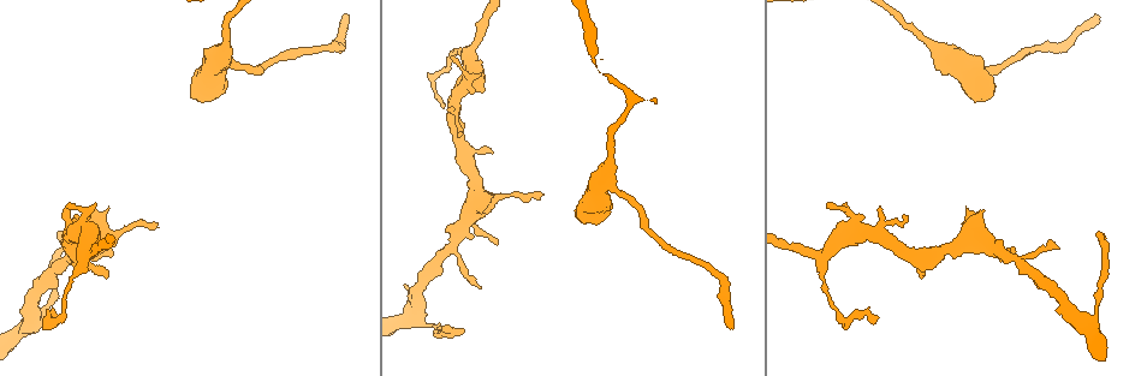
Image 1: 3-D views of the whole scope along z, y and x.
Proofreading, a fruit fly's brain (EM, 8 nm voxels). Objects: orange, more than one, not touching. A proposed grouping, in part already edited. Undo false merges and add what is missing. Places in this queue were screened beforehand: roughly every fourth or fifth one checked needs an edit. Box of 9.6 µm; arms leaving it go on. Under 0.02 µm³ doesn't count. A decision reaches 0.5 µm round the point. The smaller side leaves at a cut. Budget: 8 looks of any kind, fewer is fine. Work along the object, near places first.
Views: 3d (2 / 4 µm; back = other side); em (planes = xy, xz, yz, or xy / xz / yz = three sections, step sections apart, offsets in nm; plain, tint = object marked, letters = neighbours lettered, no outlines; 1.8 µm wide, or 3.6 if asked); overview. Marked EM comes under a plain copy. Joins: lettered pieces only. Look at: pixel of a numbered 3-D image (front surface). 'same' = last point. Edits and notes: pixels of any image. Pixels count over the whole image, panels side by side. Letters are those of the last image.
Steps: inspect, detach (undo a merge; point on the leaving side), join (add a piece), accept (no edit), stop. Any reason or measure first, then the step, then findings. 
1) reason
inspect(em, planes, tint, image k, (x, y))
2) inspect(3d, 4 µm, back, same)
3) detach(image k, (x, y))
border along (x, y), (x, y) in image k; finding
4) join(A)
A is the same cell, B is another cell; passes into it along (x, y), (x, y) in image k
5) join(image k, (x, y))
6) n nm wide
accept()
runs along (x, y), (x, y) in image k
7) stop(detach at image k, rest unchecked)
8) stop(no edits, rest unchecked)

end of a long branch
inspect(em, xz, step 4, letters, image 1, (732, 327))

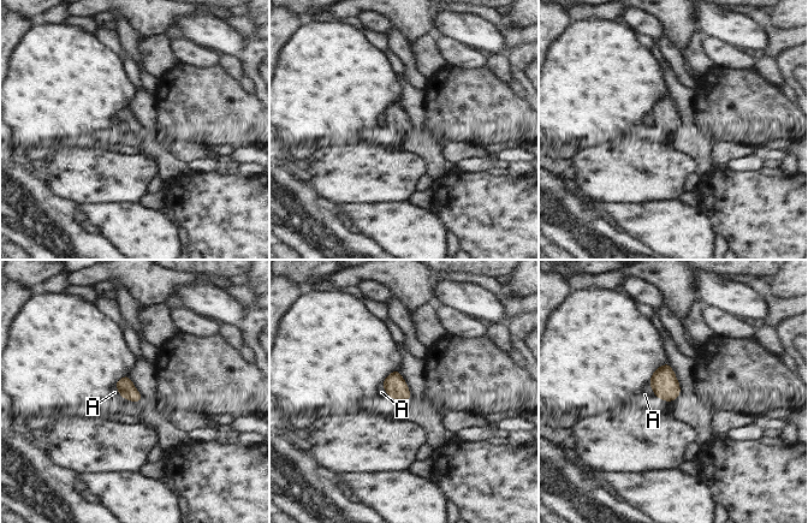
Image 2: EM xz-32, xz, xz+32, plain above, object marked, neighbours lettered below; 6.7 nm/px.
another direction
inspect(em, planes, letters, same)

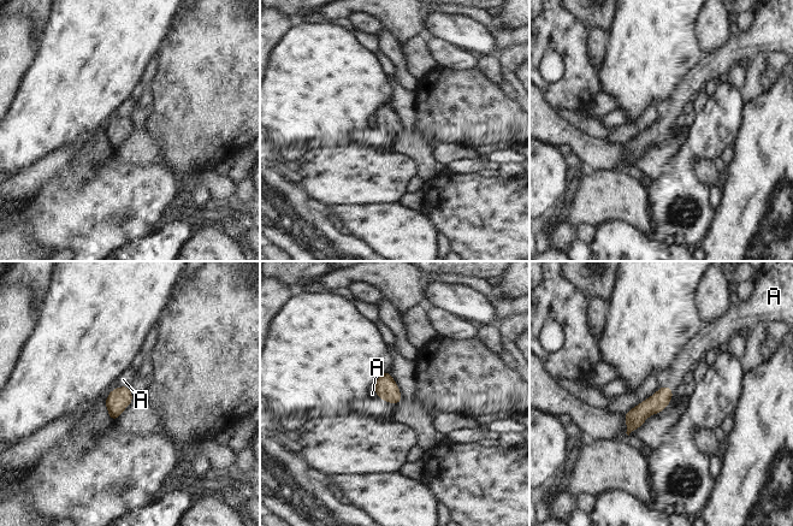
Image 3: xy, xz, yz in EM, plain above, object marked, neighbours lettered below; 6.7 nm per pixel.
join(A)
A is the same cell; the neuron continues

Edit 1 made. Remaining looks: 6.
thin end
inspect(em, planes, letters, image 1, (541, 194))

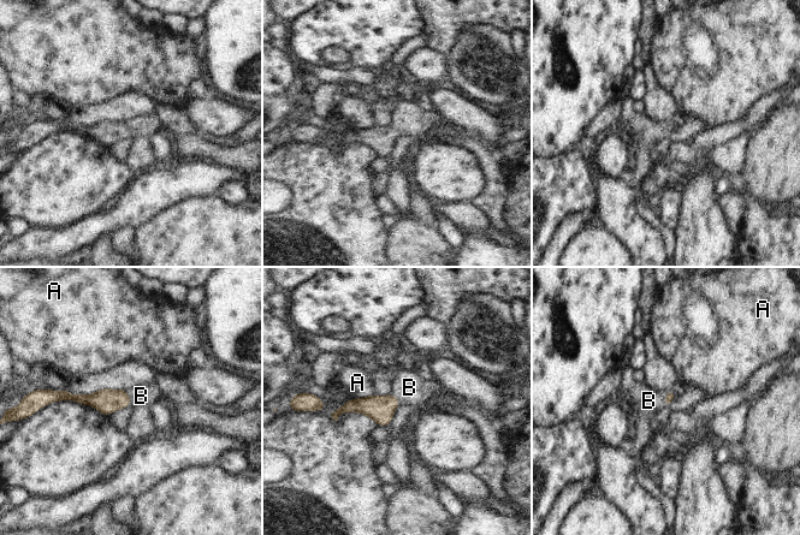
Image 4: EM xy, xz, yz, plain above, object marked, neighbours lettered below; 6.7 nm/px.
A touches over 150 nm
join(B)
B is the same cell, A is another cell; passes into it along (670, 396), (664, 398), (649, 400) in image 4; it goes on there

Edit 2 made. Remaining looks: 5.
see it whole again
inspect(overview)

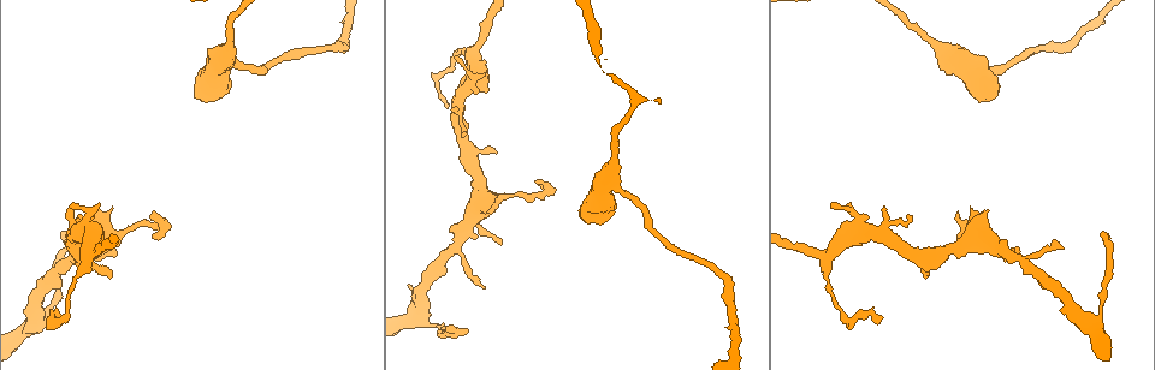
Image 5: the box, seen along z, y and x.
inspect(3d, 2 µm, image 5, (865, 231))

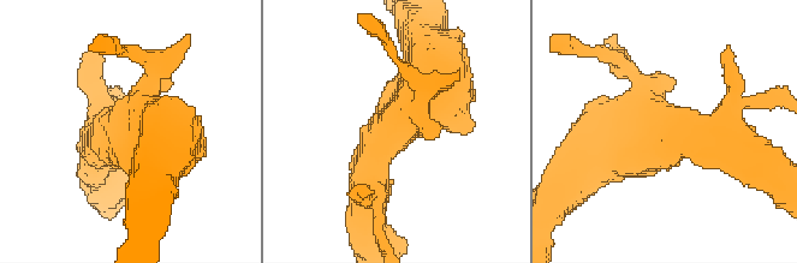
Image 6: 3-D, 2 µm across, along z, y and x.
need the tissue
inspect(em, 3.6 µm, planes, tint, image 6, (656, 134))

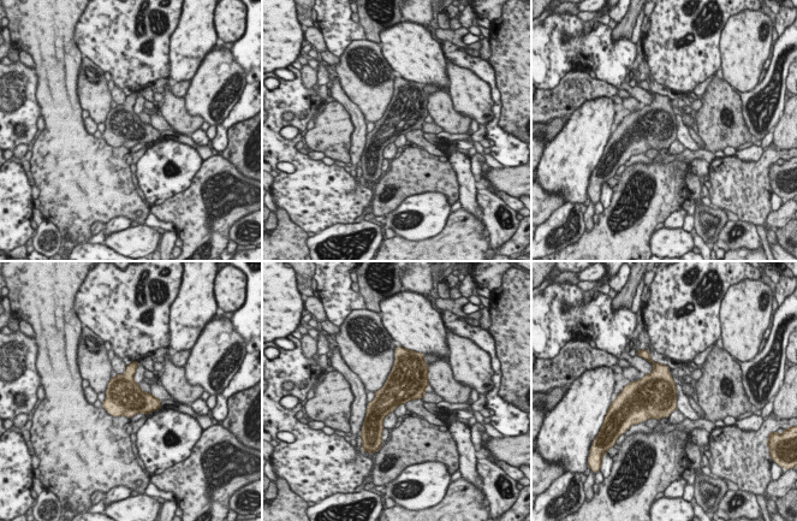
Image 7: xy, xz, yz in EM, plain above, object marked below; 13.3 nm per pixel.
inspect(em, 3.6 µm, planes, letters, same)

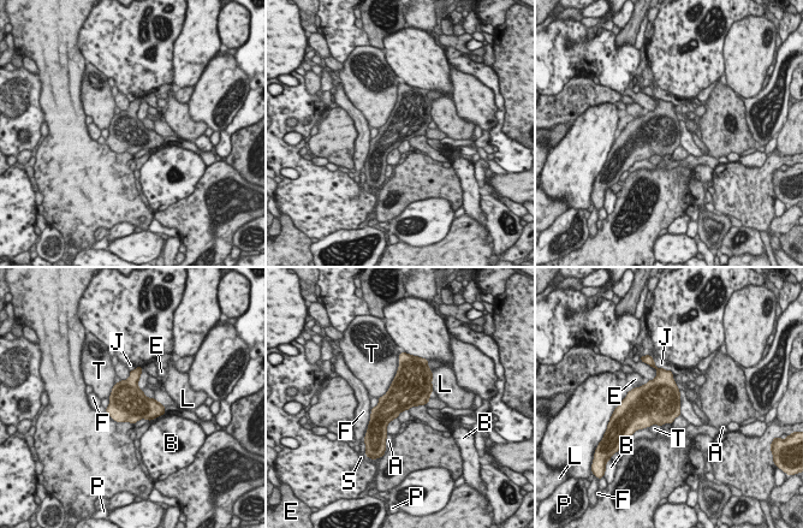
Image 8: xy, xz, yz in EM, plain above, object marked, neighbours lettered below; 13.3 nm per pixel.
T touches over 600 nm
accept()
A, B, E, F, J, L, P, S and T are other cells; border along (399, 361), (390, 389), (379, 398) in image 8; all the same neuron

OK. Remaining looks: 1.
stop(join at image 3, join at image 4, rest unchecked)

